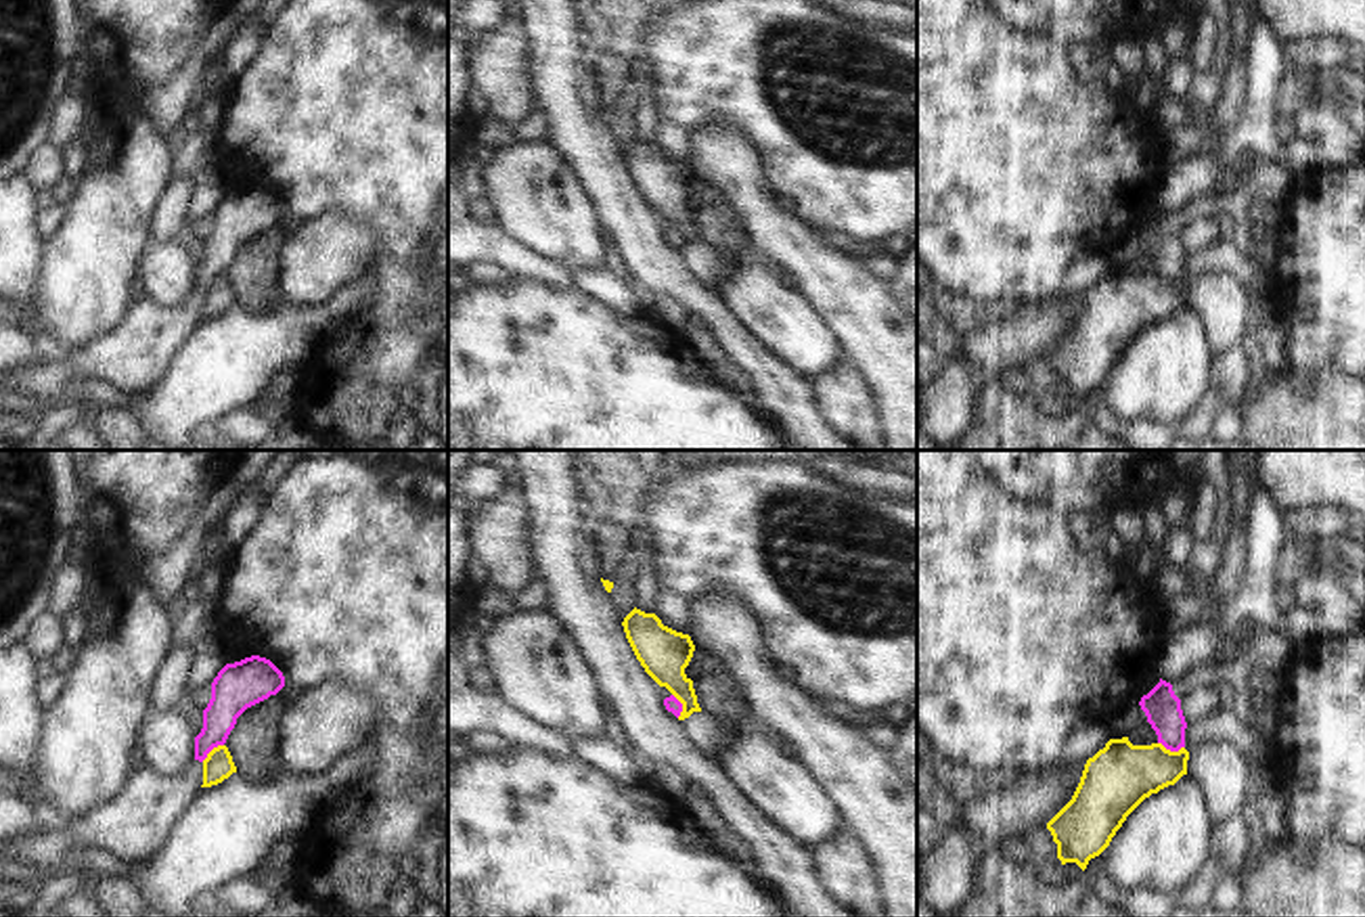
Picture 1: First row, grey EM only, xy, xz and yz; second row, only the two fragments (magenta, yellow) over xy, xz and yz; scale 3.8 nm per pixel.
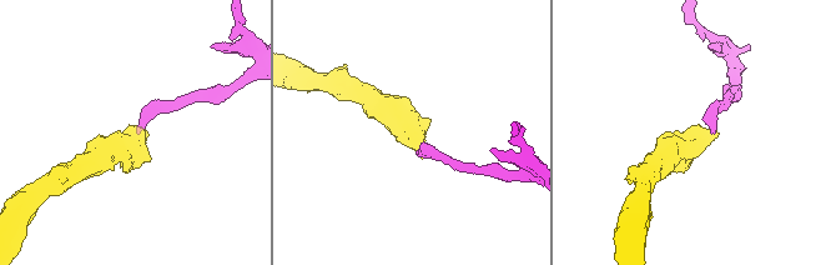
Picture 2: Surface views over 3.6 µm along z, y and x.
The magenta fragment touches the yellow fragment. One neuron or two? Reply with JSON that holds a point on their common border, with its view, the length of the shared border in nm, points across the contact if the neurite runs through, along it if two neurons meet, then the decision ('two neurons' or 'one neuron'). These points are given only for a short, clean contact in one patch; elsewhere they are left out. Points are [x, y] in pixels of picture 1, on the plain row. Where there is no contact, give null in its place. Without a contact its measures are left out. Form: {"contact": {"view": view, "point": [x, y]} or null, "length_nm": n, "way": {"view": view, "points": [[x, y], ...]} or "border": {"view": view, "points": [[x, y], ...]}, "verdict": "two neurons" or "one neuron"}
{"contact": {"view": "yz", "point": [1171, 281]}, "length_nm": 110, "border": {"view": "yz", "points": [[1158, 273], [1171, 281], [1183, 279]]}, "verdict": "two neurons"}

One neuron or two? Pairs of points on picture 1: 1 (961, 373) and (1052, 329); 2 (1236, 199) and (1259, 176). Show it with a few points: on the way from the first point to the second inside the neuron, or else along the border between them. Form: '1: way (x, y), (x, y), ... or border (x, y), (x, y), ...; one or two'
1: way (985, 359), (997, 346), (1028, 333); one
2: way (1236, 191), (1250, 176); one

